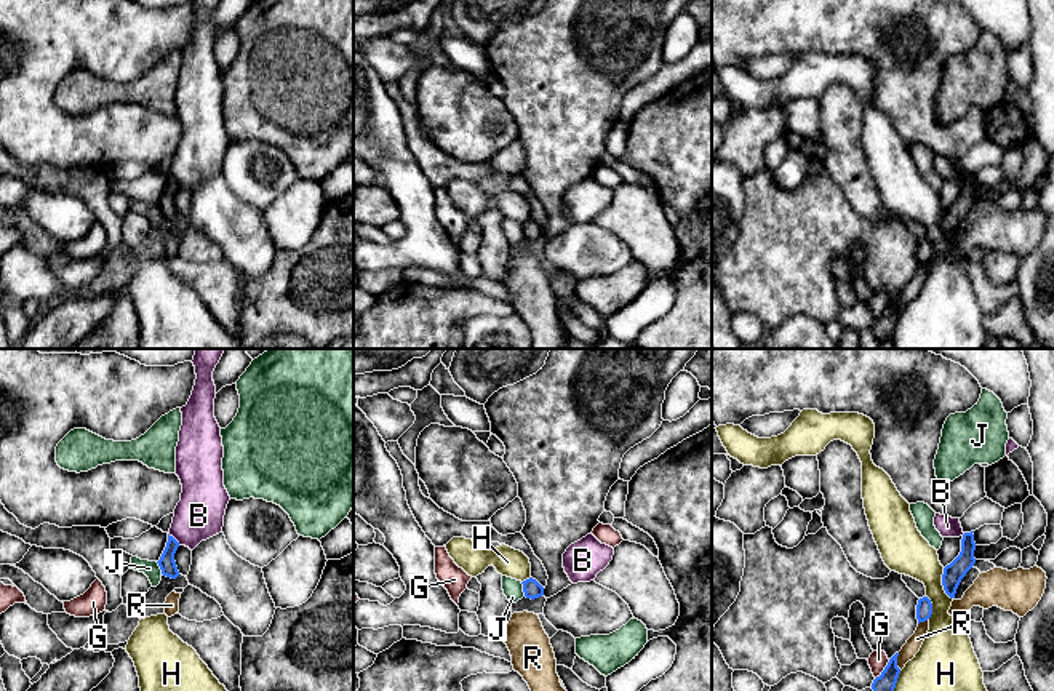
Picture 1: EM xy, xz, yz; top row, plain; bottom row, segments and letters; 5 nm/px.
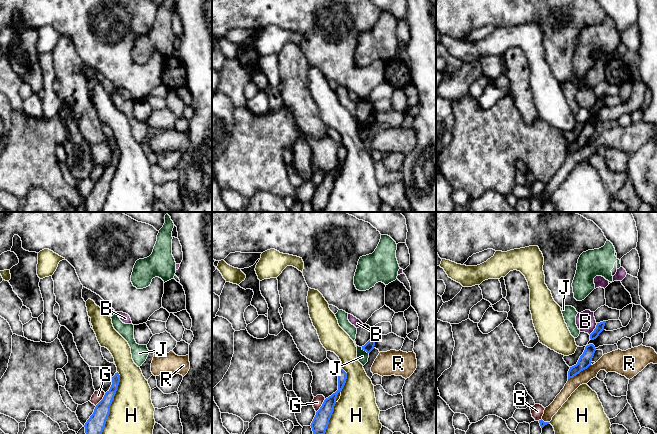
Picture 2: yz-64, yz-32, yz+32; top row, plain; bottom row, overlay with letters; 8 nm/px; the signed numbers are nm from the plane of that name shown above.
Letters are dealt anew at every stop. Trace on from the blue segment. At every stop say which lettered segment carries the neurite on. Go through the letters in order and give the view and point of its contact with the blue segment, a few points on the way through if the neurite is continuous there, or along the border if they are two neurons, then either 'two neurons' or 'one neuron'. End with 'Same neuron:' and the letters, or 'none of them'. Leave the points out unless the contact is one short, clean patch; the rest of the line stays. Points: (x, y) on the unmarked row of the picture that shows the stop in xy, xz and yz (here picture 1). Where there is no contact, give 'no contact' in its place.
B: xy (175, 181) | along xy (168, 175), (179, 186) | two neurons
G: yz (885, 311) | two neurons
H: yz (942, 226) | two neurons
J: xz (523, 231) | along xz (520, 224), (525, 237) | two neurons
R: yz (896, 303) | two neurons
Same neuron: none of them

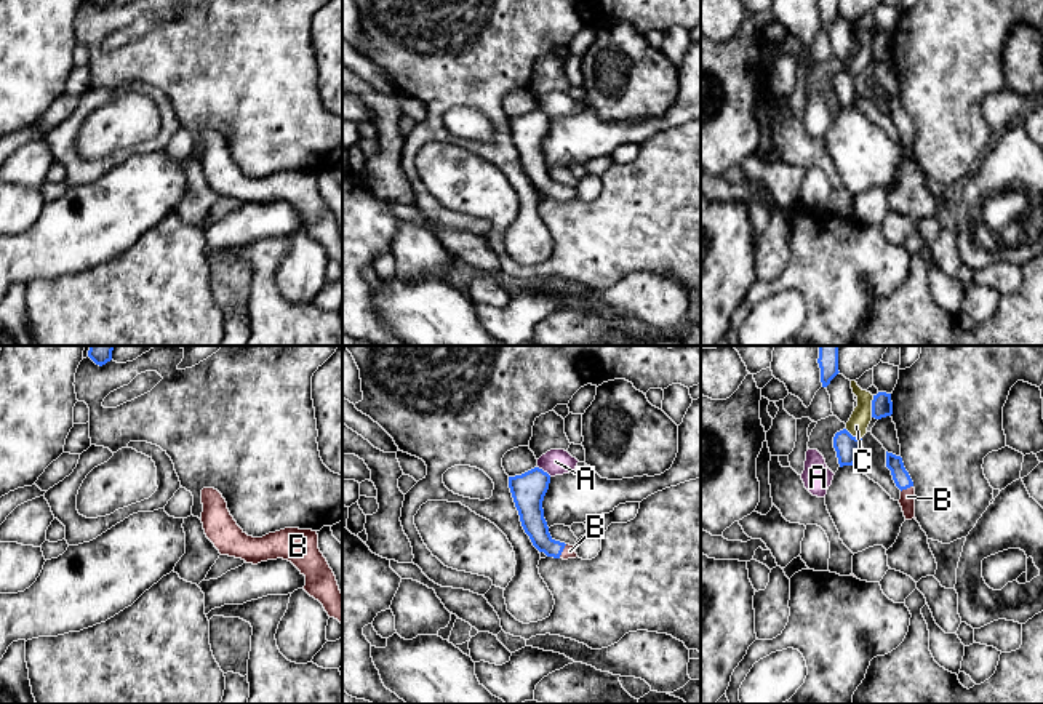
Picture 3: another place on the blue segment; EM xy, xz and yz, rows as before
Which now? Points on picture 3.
A: xz (543, 112) | along xz (538, 108), (551, 117) | two neurons
B: xz (562, 192) | across xz (531, 156), (538, 173), (562, 192), (570, 192) | one neuron
C: yz (872, 48) | along yz (874, 37), (871, 58) | two neurons
Same neuron: B

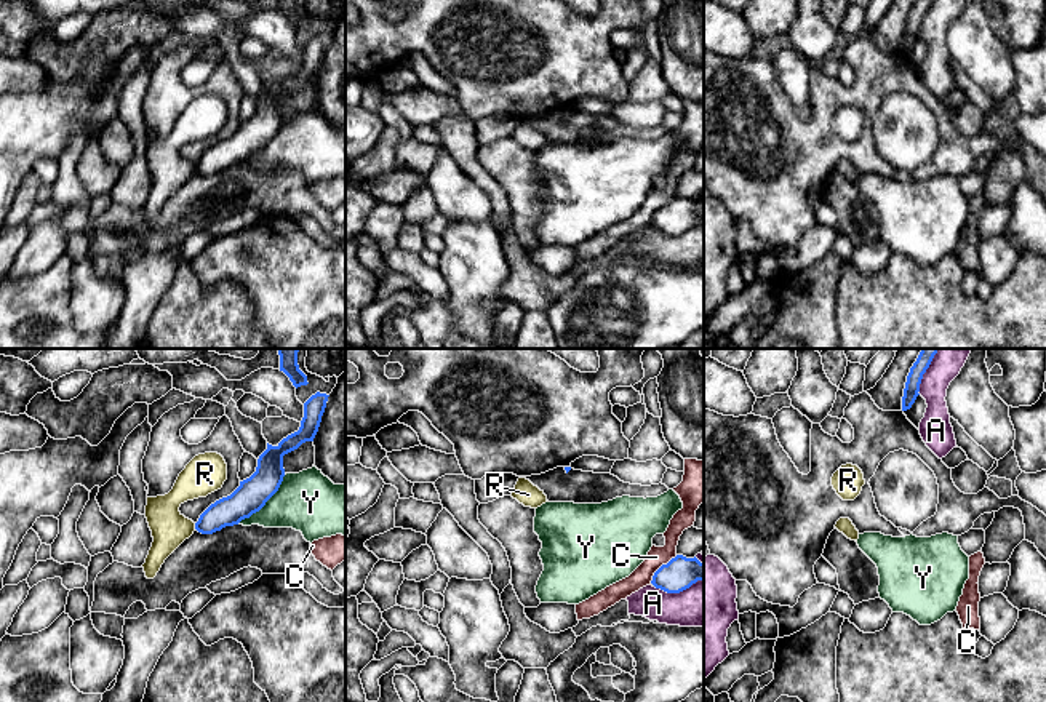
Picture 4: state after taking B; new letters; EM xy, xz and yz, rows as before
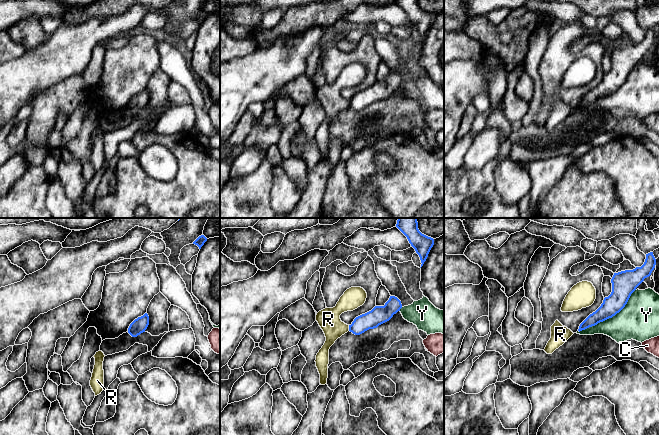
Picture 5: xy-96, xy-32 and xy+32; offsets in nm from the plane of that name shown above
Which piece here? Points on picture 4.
A: xz (678, 234) | two neurons
C: xz (661, 208) | two neurons
R: xy (195, 168) | along xy (194, 165), (195, 170) | two neurons
Y: xy (264, 146) | two neurons
Same neuron: none of them

